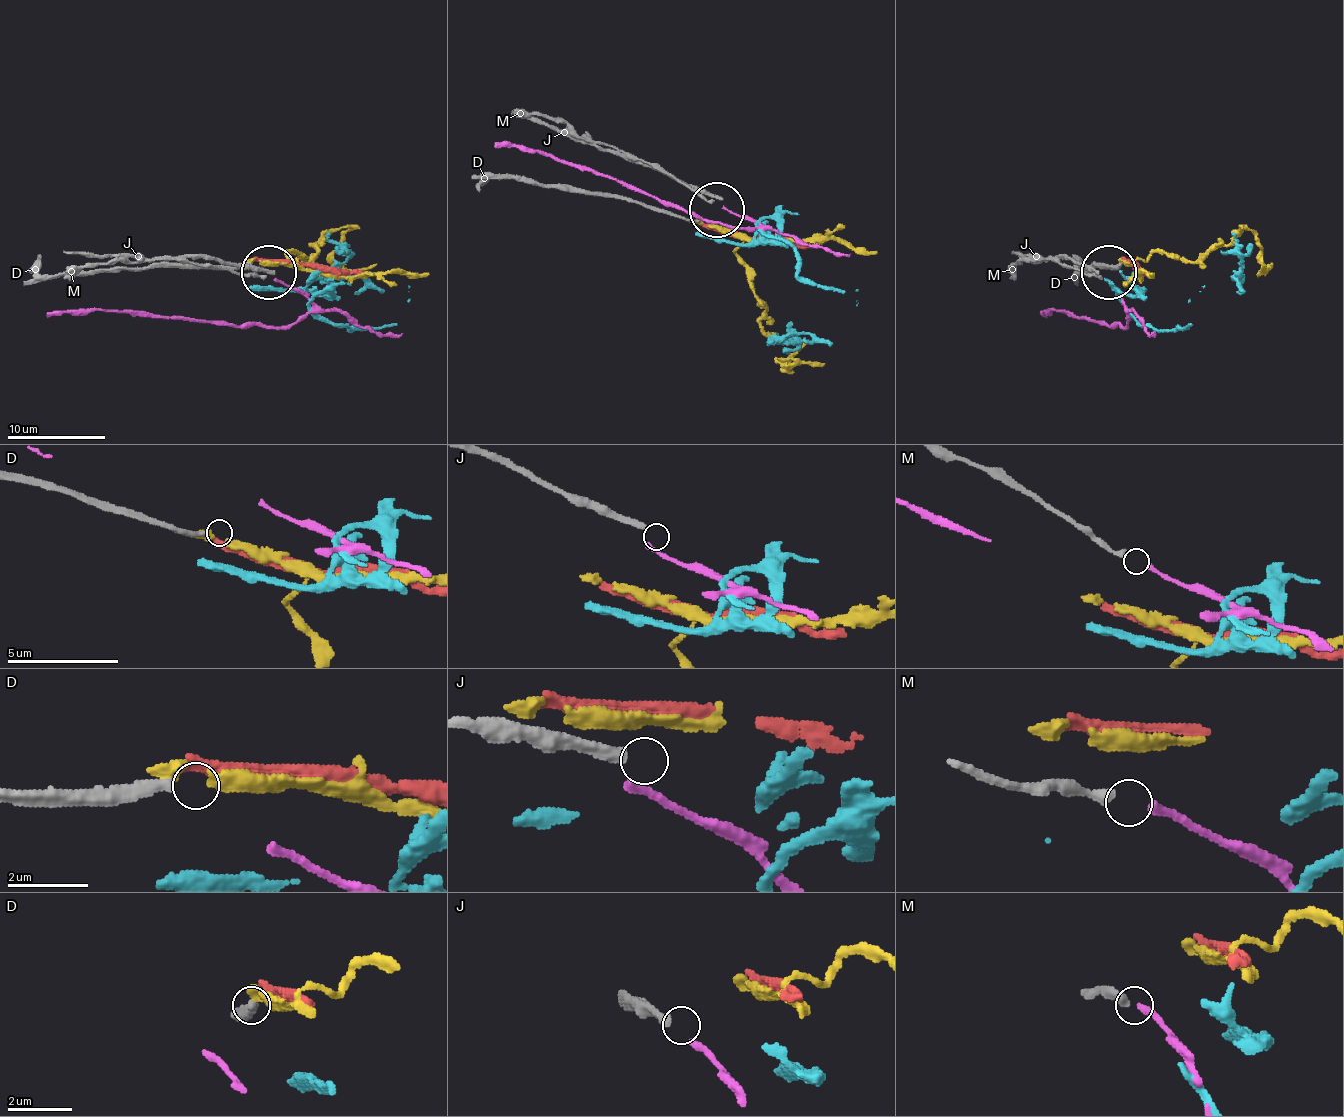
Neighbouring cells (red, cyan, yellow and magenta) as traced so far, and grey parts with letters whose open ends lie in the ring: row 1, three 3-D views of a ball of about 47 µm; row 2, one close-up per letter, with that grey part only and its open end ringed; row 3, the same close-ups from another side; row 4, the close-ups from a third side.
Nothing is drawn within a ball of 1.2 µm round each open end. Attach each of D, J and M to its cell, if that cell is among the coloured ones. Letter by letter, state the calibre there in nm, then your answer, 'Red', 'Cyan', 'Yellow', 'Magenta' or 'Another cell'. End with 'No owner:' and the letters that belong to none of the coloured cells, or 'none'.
D: Thickness 280 nm. Another cell
J: Thickness 280 nm. Another cell
M: Thickness 240 nm. Magenta
No owner: D, J

